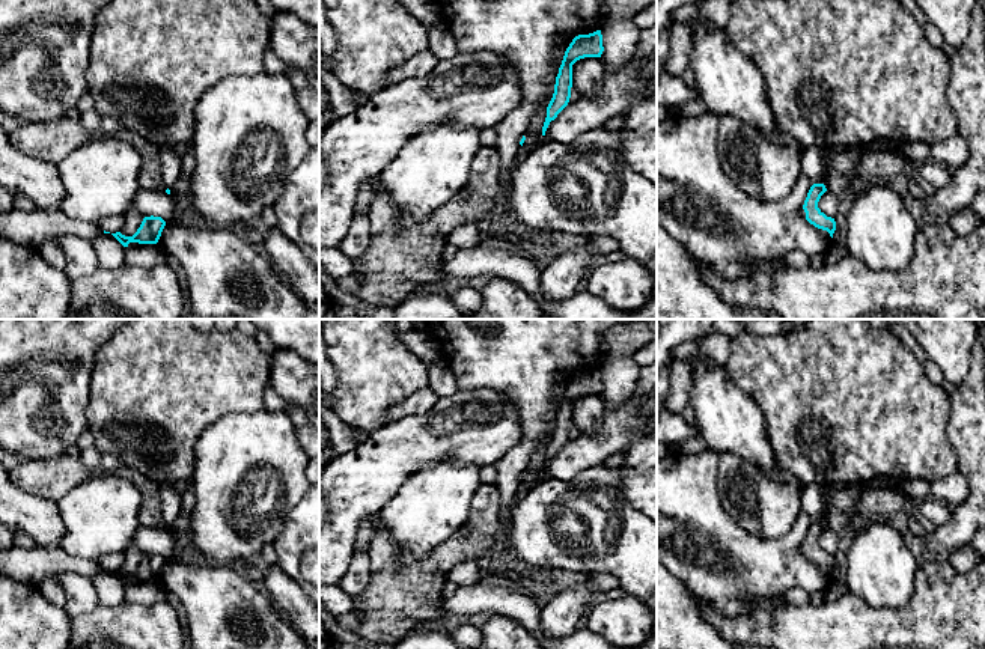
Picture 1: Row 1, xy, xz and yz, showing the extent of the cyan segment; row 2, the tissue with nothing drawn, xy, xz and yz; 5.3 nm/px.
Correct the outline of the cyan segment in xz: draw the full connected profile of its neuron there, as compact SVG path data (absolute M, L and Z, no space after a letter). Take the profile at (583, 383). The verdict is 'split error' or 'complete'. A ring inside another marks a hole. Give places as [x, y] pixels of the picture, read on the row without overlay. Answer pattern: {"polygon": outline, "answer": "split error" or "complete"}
{"polygon": "M601 367L589 372L578 372L565 388L559 411L556 414L554 431L547 444L547 455L542 464L542 473L551 458L568 443L572 425L572 402L584 395L601 395L604 388Z", "answer": "complete"}

